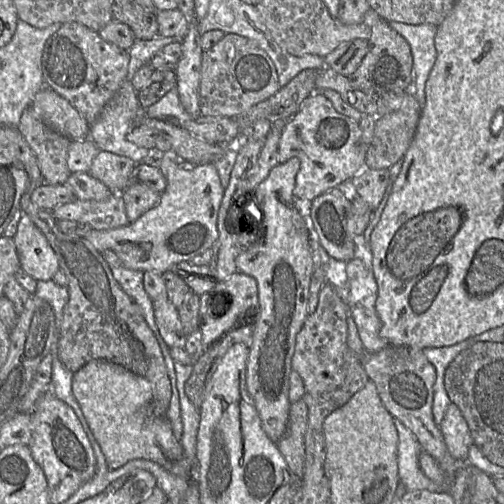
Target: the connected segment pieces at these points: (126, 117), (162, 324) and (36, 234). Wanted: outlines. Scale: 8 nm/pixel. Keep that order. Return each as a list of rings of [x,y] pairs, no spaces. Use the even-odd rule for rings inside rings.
[[[124,81],[114,96],[105,104],[96,120],[90,124],[89,138],[99,150],[128,157],[137,163],[137,165],[142,164],[140,162],[148,155],[149,149],[139,147],[128,141],[126,136],[142,124],[144,117],[145,109],[143,109],[137,98],[137,92],[133,88],[132,82]]]
[[[168,300],[153,301],[154,318],[160,336],[169,347],[183,348],[187,336],[179,319],[178,309]]]
[[[23,214],[13,237],[20,268],[36,281],[51,280],[59,270],[57,257],[43,233]]]

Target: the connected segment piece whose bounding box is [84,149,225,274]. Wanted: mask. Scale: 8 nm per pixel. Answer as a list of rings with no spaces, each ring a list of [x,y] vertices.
[[[172,149],[164,152],[159,168],[167,183],[165,189],[161,192],[158,203],[154,207],[125,226],[108,230],[91,229],[84,238],[90,241],[100,252],[113,251],[121,264],[128,269],[163,274],[175,264],[190,261],[193,257],[213,246],[219,234],[217,218],[225,188],[221,185],[214,163],[188,164],[179,160]]]

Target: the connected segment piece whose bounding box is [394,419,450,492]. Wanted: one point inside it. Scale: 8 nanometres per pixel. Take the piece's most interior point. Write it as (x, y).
(410, 474)

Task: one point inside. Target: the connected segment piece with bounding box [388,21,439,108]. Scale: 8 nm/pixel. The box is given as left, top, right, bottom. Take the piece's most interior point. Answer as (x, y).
(420, 38)

